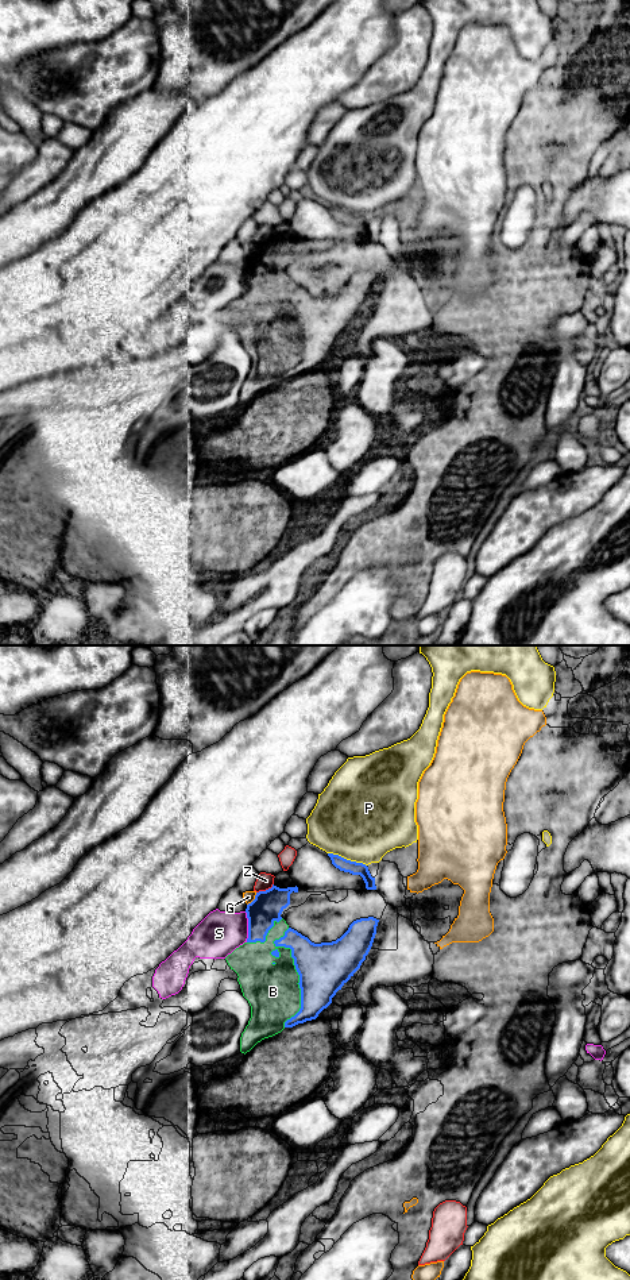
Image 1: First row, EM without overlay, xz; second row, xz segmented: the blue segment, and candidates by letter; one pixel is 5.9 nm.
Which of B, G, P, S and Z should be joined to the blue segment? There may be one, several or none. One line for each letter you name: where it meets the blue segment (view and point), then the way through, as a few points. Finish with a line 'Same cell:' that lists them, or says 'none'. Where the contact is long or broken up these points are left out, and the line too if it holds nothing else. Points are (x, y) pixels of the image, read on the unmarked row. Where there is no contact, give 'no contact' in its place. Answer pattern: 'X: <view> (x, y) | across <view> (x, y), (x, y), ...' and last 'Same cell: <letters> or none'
B: xz (297, 323)
Same cell: B

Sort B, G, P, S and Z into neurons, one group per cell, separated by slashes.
B / G / P / S / Z

